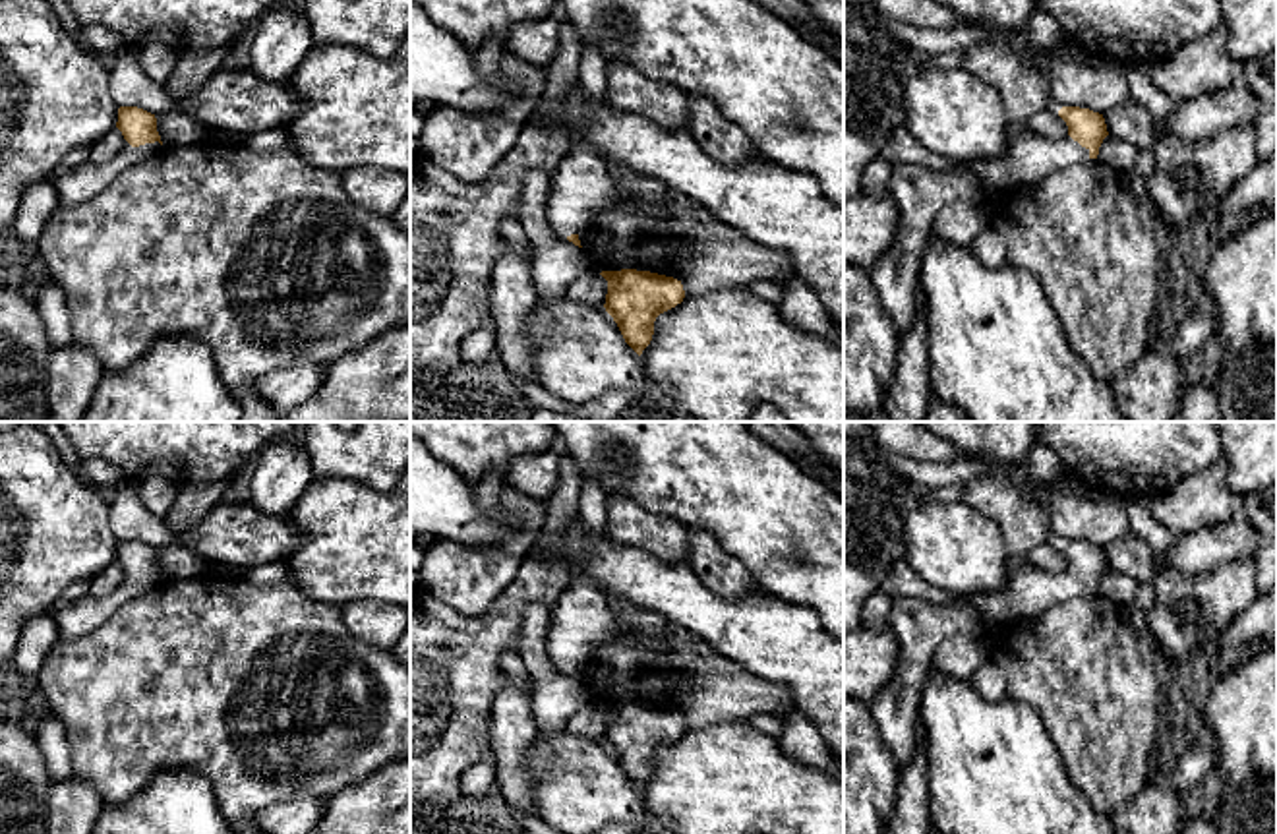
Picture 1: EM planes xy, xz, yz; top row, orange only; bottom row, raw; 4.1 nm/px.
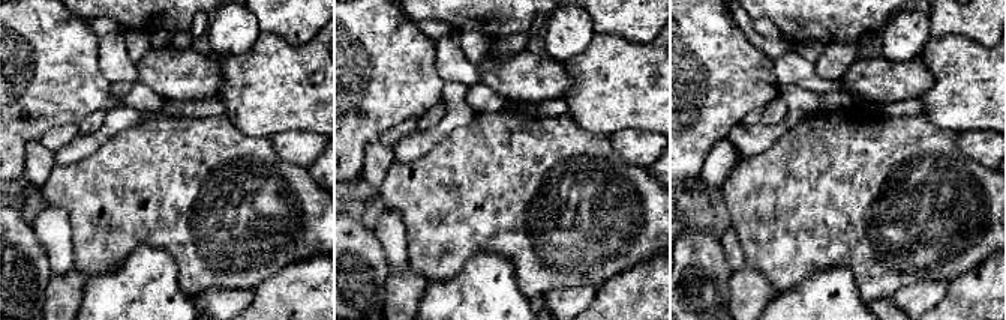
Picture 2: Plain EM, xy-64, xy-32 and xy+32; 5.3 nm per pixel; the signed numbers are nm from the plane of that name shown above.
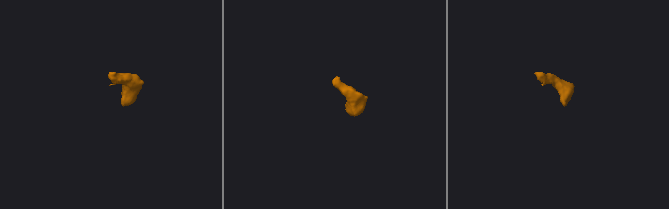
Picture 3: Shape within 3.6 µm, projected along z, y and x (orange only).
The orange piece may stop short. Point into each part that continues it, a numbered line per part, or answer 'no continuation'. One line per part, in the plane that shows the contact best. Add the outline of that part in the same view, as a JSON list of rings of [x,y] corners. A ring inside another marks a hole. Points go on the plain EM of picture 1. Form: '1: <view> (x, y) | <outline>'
1: xy (74, 620) | [[[124,575],[122,584],[108,596],[83,596],[75,602],[58,600],[52,619],[62,640],[81,639],[106,623],[126,602],[135,600],[161,582],[161,577],[132,581]]]

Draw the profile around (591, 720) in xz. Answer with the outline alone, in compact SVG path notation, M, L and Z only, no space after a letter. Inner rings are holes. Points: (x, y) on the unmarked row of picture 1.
M588 704L577 710L565 724L565 730L573 735L584 735L588 739L606 737L608 714L598 704Z

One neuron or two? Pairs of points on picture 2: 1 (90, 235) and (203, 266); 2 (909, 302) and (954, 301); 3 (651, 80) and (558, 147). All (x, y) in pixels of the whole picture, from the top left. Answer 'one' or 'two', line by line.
1: one
2: two
3: two

